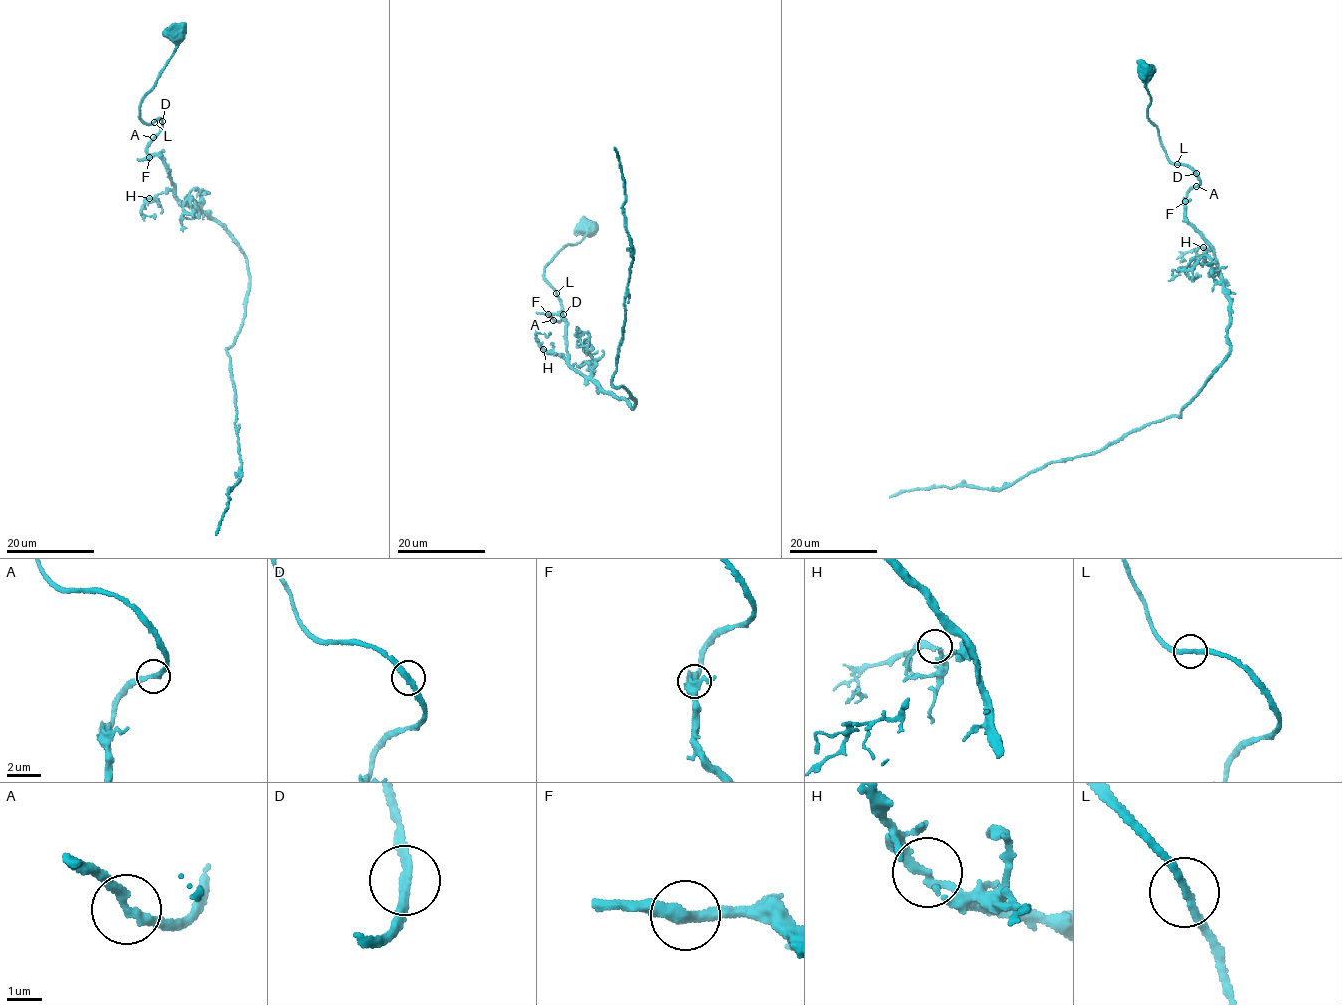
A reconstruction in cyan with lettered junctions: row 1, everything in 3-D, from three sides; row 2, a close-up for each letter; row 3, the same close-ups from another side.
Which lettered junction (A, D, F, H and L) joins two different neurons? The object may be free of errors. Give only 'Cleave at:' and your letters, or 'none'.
Cleave at: none

